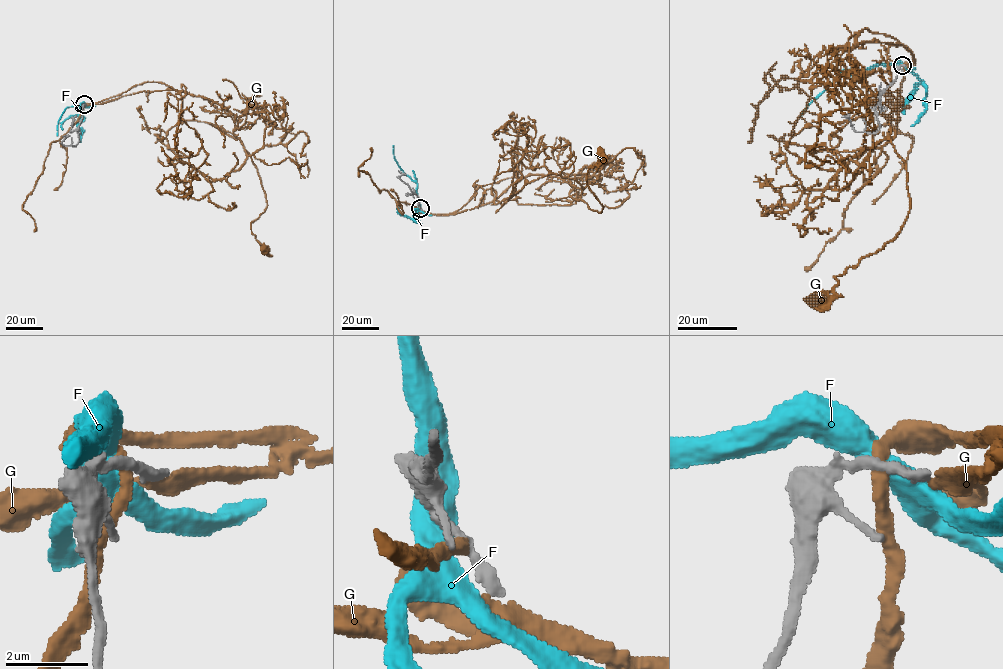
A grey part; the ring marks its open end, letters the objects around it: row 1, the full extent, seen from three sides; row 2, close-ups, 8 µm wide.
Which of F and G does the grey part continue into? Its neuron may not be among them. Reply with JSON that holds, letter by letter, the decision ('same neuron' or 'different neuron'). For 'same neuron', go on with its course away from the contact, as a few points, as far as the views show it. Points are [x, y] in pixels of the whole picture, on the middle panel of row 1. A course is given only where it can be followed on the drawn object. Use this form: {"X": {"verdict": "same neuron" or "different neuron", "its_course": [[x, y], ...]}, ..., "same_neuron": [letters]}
{"F": {"verdict": "different neuron"}, "G": {"verdict": "same neuron", "its_course": [[420, 208], [454, 212], [478, 187], [541, 174], [566, 181], [570, 196], [601, 212], [586, 179], [601, 154]]}, "same_neuron": ["G"]}

